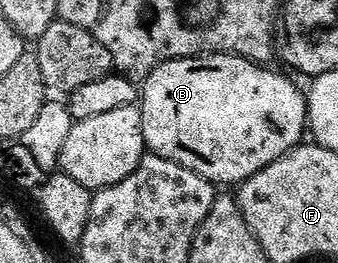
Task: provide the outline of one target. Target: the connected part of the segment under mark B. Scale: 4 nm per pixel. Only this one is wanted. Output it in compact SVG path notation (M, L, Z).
M231 53L195 55L189 59L167 59L165 63L160 63L148 74L147 79L143 80L142 98L138 103L147 150L153 155L161 155L164 159L174 161L178 165L198 173L204 179L210 180L213 185L221 185L220 183L239 185L250 177L254 177L254 173L266 169L266 165L278 161L278 157L282 157L287 151L293 151L295 147L301 146L303 139L300 138L303 137L304 133L306 135L306 132L309 130L307 94L303 90L300 92L300 87L294 80L287 79L282 72L271 71L272 69L271 66L253 63L250 59L243 59L241 55Z

